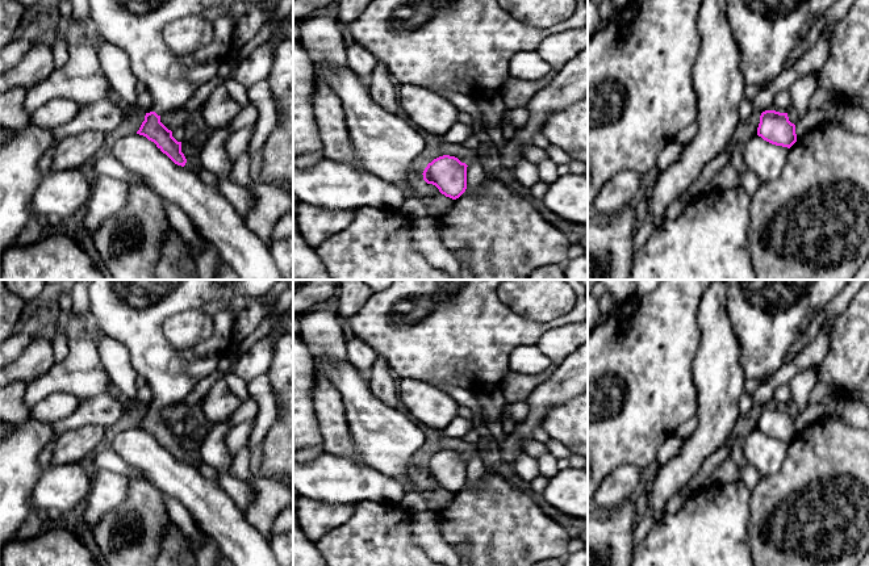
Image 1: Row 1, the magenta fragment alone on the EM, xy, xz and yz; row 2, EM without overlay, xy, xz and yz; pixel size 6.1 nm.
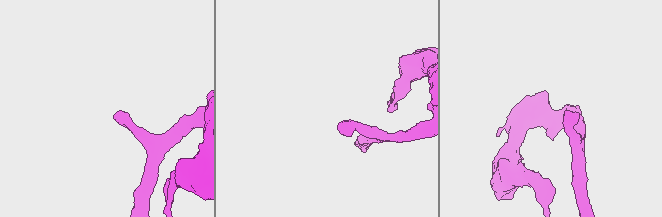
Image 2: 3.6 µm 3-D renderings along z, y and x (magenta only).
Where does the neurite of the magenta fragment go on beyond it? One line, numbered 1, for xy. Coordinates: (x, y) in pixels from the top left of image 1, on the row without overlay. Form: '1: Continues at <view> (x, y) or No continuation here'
1: Continues at xy (132, 311)

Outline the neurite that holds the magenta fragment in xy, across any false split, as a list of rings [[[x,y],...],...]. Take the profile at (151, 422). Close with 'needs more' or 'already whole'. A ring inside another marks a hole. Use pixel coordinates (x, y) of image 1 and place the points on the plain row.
[[[89,280],[88,299],[91,313],[100,330],[122,344],[130,355],[130,364],[143,377],[153,391],[154,404],[146,407],[137,428],[154,436],[175,458],[184,461],[187,453],[181,446],[181,436],[172,431],[162,416],[166,407],[176,406],[196,385],[217,370],[221,356],[227,355],[235,341],[234,316],[221,310],[214,316],[214,332],[201,344],[187,349],[174,349],[163,334],[163,322],[181,311],[201,309],[214,298],[229,299],[235,294],[267,294],[279,280],[233,280],[230,285],[217,280]]] | needs more

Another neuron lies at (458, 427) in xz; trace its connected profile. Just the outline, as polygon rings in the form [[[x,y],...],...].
[[[456,416],[444,429],[442,429],[442,435],[444,437],[461,439],[472,428],[475,428],[475,422]]]

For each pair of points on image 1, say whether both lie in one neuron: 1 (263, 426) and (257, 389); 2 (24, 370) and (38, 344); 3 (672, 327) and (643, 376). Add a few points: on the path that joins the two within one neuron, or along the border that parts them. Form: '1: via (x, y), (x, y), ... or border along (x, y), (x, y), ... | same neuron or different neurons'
1: via (263, 416), (263, 398) | same neuron
2: via (30, 364), (38, 356), (38, 351) | same neuron
3: via (660, 339), (643, 356), (643, 364) | same neuron

